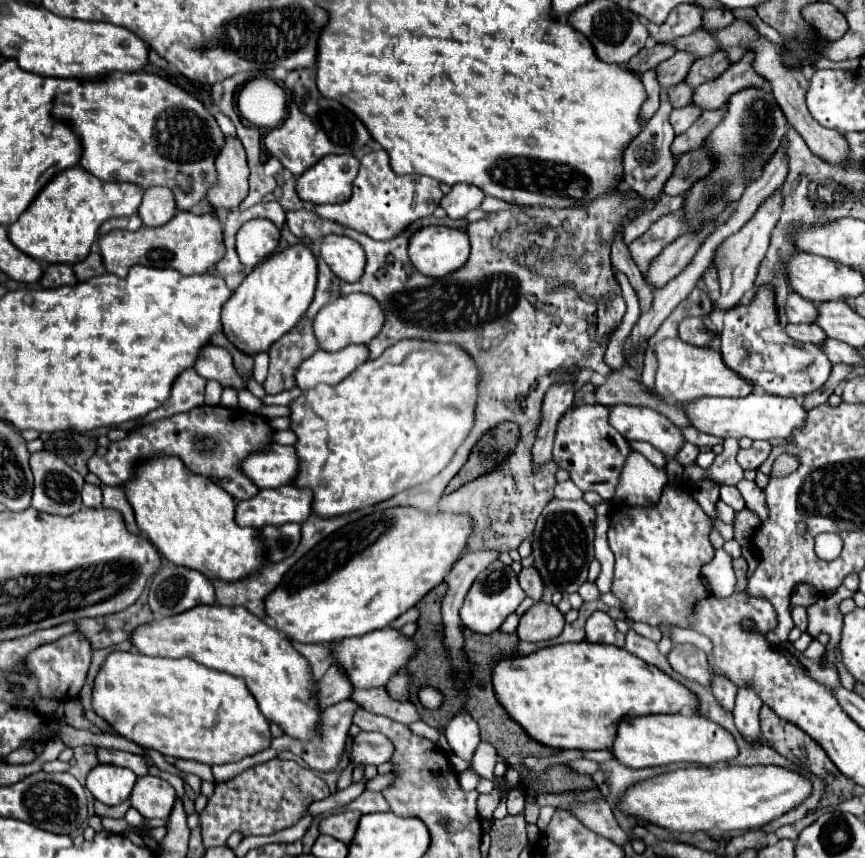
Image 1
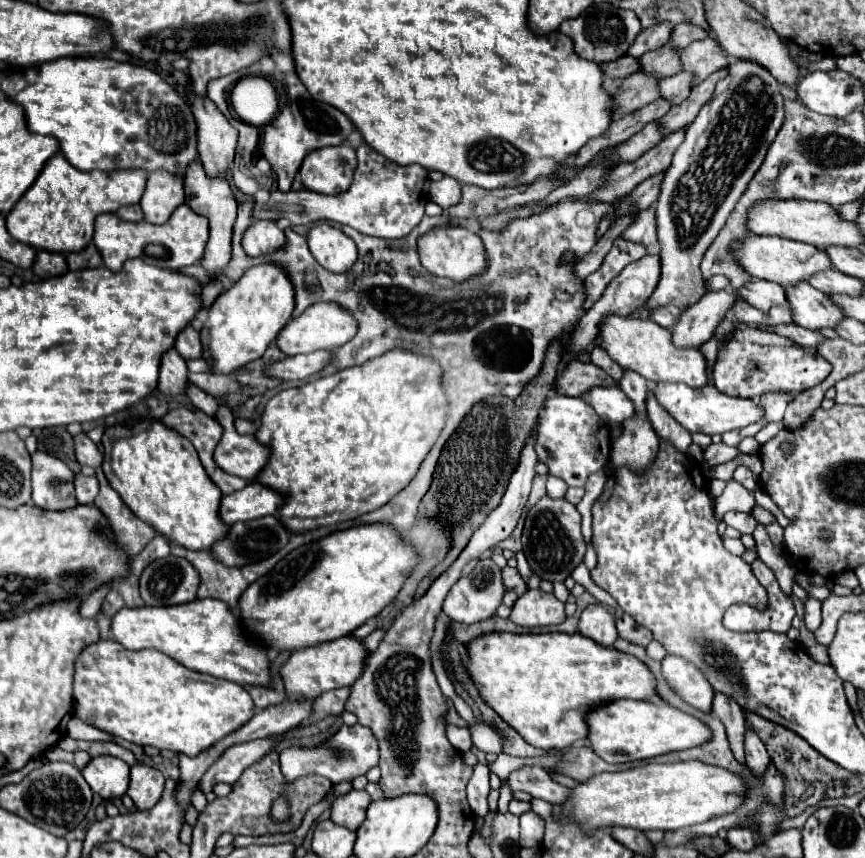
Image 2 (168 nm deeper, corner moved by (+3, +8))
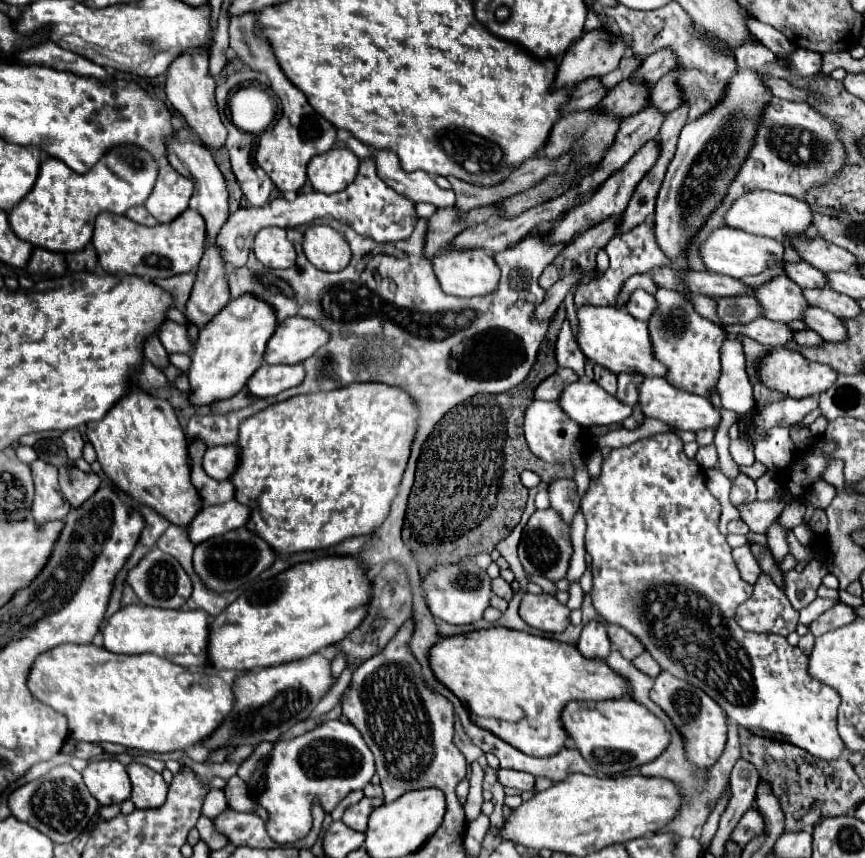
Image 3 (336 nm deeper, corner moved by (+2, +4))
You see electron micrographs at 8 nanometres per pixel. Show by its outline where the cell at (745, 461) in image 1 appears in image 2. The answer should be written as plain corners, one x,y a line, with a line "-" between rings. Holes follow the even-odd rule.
718,443
718,445
710,445
706,451
704,451
704,465
708,467
714,467
718,463
728,463
732,459
736,459
740,453
740,449
736,447
728,447
724,443

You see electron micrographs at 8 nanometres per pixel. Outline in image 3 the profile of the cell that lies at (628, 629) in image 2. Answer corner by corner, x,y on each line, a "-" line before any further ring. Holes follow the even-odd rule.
607,625
607,633
613,643
613,649
619,649
619,653
629,661
635,659
641,651
645,651
645,647
641,647
641,641
639,639
635,641
635,637
621,629
619,625

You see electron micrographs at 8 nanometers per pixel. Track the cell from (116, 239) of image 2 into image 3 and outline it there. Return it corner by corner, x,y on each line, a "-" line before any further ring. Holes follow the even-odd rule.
187,209
171,223
157,223
155,227
139,225
125,215
99,213
95,219
93,247
97,251
99,265
107,273
127,273
141,279
153,281
163,277
173,277
179,273
189,273
195,269
205,251
205,221
203,217

